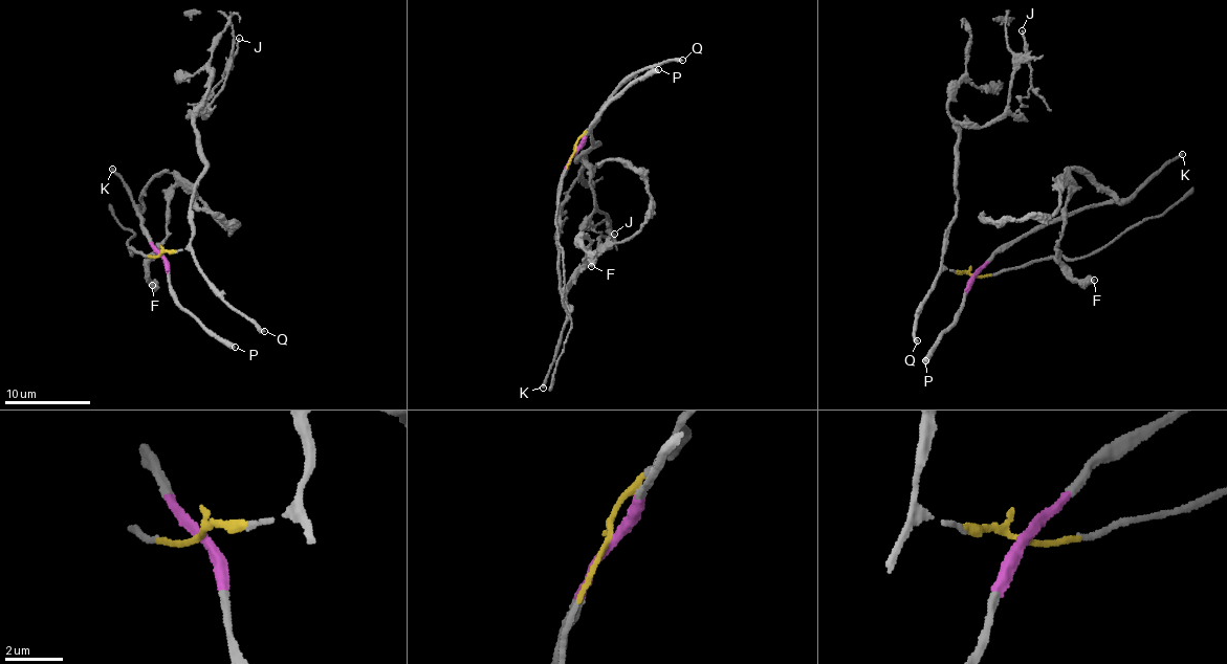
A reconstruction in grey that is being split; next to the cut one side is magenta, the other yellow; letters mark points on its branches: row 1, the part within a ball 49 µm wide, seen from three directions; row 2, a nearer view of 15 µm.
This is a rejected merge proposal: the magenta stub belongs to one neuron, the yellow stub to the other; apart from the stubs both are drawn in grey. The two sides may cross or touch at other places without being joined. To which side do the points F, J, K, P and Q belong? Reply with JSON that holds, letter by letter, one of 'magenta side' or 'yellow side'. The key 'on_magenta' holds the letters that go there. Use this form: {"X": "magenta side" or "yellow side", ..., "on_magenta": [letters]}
{"F": "magenta side", "J": "yellow side", "K": "magenta side", "P": "magenta side", "Q": "yellow side", "on_magenta": ["F", "K", "P"]}

